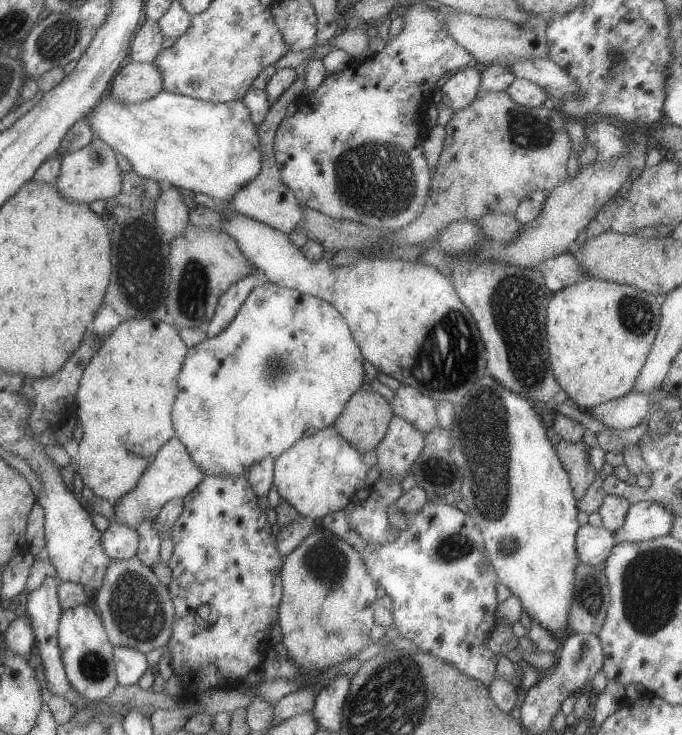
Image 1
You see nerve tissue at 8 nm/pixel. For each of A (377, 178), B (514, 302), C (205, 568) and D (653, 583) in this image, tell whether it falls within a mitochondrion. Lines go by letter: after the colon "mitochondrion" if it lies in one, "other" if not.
A: mitochondrion
B: mitochondrion
C: other
D: mitochondrion

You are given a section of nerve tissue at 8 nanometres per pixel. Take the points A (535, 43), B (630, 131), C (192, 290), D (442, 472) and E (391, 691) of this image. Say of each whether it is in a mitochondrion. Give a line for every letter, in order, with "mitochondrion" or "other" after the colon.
A: other
B: other
C: mitochondrion
D: mitochondrion
E: mitochondrion

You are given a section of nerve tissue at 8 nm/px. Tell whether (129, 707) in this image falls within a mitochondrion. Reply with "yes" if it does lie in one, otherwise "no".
no

